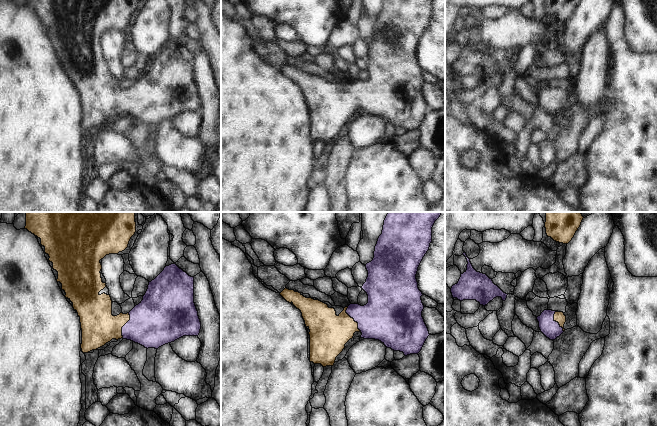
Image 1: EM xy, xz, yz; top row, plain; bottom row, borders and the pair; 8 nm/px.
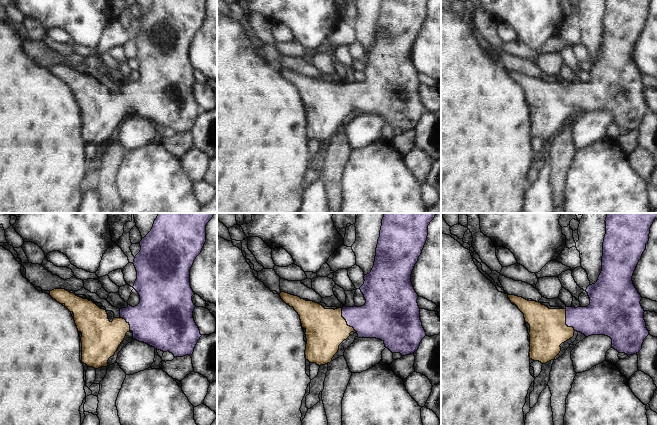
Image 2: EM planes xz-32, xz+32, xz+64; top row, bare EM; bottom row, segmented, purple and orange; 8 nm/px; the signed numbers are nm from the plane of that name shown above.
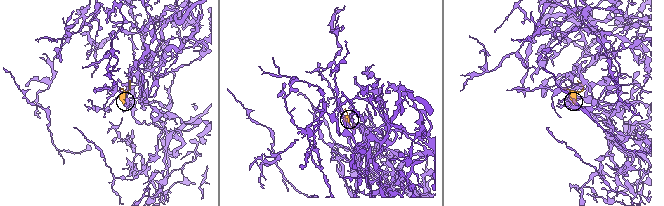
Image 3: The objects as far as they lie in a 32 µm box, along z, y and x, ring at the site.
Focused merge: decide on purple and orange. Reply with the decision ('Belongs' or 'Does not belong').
Belongs.

